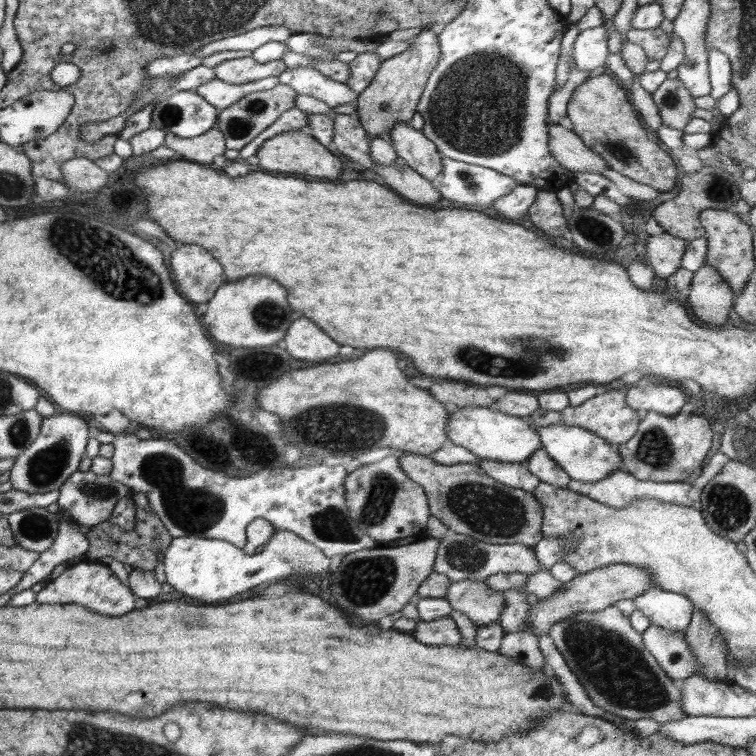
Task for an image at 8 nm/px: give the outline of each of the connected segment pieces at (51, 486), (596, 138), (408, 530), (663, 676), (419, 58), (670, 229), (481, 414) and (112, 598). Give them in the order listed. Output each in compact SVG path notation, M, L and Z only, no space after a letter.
M64 412L57 416L40 417L39 435L35 441L14 459L9 482L12 489L32 494L46 494L59 490L62 483L78 470L86 452L88 424L74 413Z
M602 70L596 71L574 89L567 103L566 116L583 143L611 169L660 192L668 192L677 186L676 162L651 131L642 127L626 92L622 84Z
M388 455L380 461L362 465L346 476L343 485L350 517L378 544L410 536L416 536L418 540L424 537L431 517L427 494L422 486L408 478L396 456Z
M615 605L594 612L578 612L554 622L548 630L566 664L576 676L585 694L606 712L628 720L652 718L658 723L684 719L682 692L658 664L646 646L642 634L630 624L629 615Z
M431 28L422 29L409 40L407 50L382 61L372 82L357 95L356 112L368 138L374 135L388 137L396 123L409 123L419 103L428 77L440 62L441 47Z
M704 165L694 173L686 173L680 180L678 194L671 201L662 202L652 211L656 222L667 233L686 242L705 236L704 227L700 224L700 213L708 208L732 211L741 196L737 180L722 166Z
M460 406L448 418L448 437L451 444L463 446L479 458L498 462L522 462L543 448L538 431L530 426L529 417L518 417L482 406Z
M81 559L79 563L70 565L56 580L47 583L38 593L36 593L35 601L41 605L68 605L70 603L86 607L98 614L107 617L121 617L135 609L134 602L136 595L125 586L108 566L97 562L96 560Z

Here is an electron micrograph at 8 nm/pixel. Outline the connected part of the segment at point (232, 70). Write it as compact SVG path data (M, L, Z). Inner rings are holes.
M242 57L222 61L213 69L216 78L222 79L228 82L228 84L240 84L256 79L268 78L268 76L279 77L289 67L284 64L282 59L260 64L252 57Z

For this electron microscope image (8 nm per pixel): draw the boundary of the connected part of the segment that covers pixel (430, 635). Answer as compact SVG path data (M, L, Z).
M449 616L430 622L418 620L412 635L418 642L430 646L459 646L463 639L456 623Z

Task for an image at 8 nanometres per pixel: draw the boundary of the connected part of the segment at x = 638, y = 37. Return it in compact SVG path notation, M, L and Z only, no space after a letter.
M656 27L654 29L630 29L625 35L627 40L634 45L640 46L650 60L650 63L662 60L671 50L671 45L679 41L672 38L670 33Z

